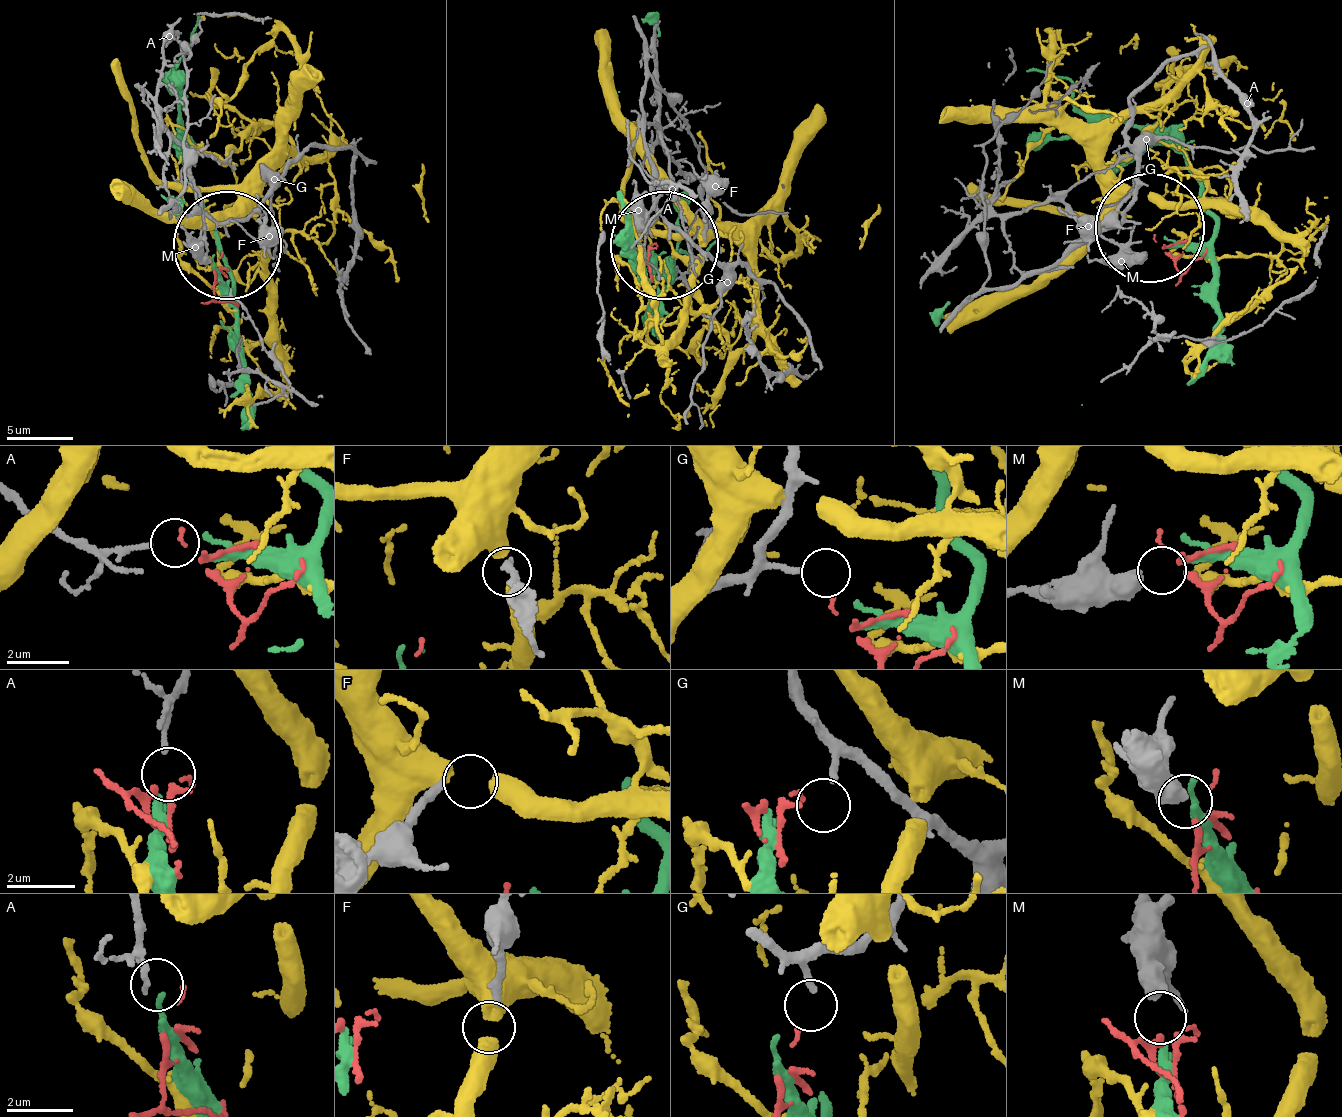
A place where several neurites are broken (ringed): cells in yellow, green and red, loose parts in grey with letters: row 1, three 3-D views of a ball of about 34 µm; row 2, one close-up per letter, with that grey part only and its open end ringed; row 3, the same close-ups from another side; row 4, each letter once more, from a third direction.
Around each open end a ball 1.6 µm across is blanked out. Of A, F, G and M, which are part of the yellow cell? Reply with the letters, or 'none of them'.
none of them

